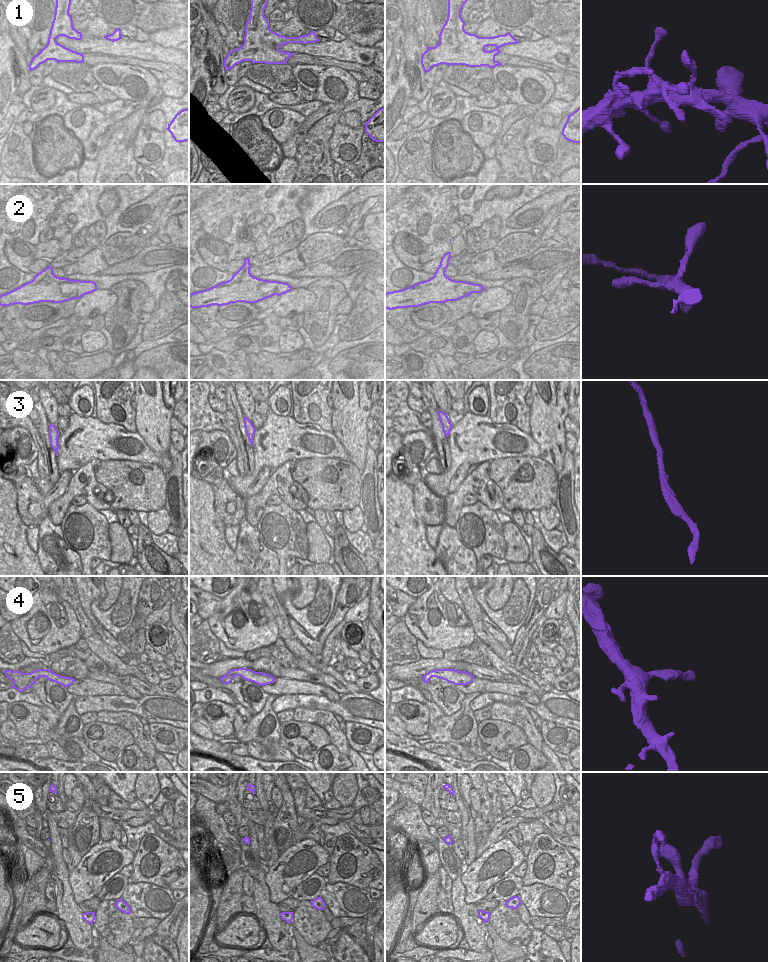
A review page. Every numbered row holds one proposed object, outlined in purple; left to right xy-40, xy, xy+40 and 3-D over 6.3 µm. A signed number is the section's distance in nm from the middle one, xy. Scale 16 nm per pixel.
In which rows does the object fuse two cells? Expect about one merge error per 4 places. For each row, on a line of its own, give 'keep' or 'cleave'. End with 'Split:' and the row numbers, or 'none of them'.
1: keep
2: keep
3: keep
4: keep
5: keep
Split: none of them

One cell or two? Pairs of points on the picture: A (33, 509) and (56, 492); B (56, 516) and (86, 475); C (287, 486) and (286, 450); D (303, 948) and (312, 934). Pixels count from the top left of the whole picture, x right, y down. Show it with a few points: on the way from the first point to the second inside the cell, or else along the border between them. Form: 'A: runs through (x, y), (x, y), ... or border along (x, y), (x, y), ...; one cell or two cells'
A: runs through (39, 508), (50, 497); one cell
B: runs through (60, 505), (82, 483); one cell
C: border along (296, 460), (287, 460), (275, 469); two cells
D: border along (292, 926), (309, 944), (316, 947); two cells

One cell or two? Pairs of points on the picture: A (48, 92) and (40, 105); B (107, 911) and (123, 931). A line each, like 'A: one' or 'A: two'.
A: one
B: one

